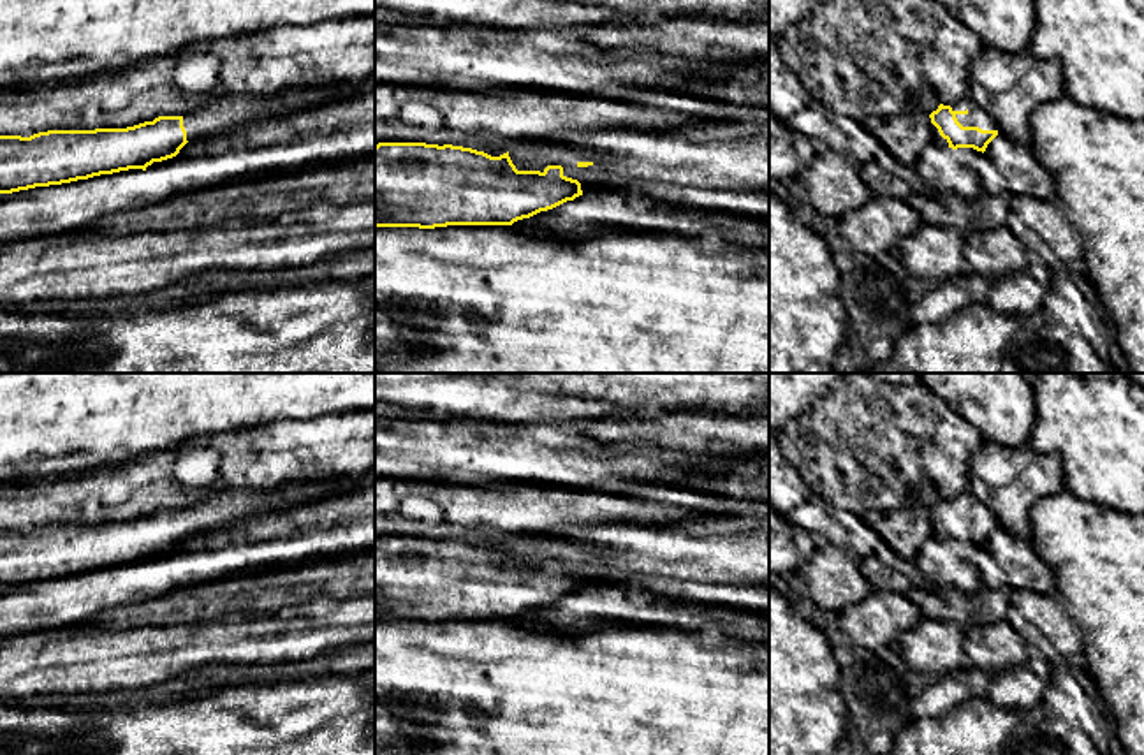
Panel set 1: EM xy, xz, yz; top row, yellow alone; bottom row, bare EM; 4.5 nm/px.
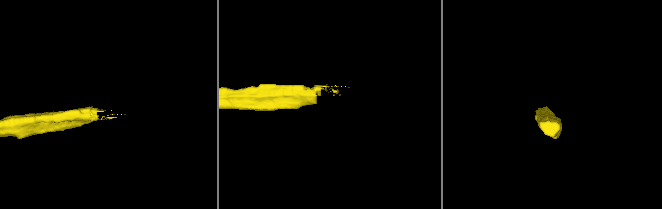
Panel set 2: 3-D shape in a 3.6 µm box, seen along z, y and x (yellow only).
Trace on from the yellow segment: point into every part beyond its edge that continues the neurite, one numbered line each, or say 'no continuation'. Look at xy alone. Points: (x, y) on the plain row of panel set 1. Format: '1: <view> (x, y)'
1: xy (226, 507)

